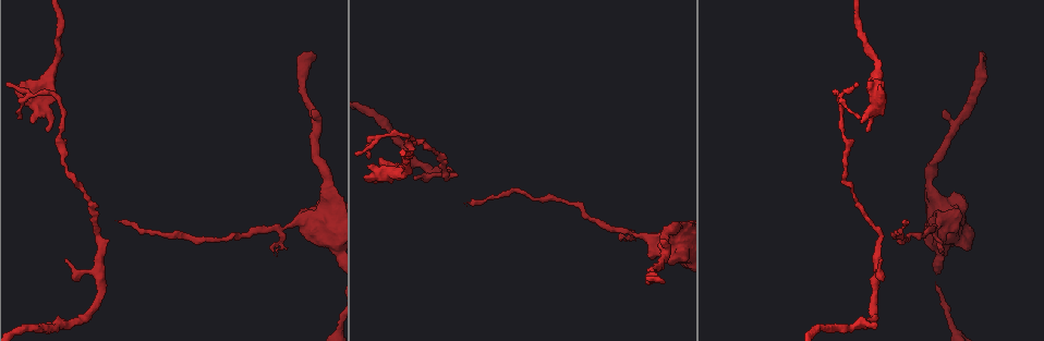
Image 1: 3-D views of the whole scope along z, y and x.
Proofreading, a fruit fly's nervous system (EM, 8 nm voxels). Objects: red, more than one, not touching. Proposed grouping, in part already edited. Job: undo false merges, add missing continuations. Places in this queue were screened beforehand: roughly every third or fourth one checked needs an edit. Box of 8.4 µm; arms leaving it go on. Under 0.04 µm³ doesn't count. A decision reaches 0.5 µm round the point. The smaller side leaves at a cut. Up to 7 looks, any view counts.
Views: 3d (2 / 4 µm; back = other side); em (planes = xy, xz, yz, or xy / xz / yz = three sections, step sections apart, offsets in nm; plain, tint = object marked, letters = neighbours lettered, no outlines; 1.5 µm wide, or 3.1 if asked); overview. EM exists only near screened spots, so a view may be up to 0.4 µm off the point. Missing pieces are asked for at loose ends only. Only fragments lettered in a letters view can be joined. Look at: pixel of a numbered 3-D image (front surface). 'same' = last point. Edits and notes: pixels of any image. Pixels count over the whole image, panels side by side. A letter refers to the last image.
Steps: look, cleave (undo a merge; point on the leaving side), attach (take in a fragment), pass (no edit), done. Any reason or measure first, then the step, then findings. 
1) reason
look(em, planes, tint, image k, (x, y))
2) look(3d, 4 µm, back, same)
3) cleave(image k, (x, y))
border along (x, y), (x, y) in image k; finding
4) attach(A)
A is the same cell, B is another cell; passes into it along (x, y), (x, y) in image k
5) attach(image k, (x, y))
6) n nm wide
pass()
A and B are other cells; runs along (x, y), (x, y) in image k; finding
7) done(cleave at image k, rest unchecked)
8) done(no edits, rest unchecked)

tapers out
look(em, planes, letters, image 1, (48, 321))

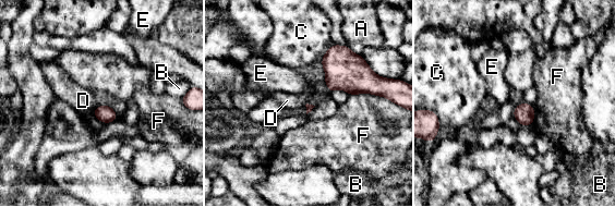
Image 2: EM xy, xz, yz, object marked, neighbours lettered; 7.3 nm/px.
pass()
A, B, C, D, E and F are other cells; border along (98, 105), (92, 113) in image 2; none of them fits

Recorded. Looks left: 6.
thin end
look(3d, 4 µm, image 1, (941, 251))

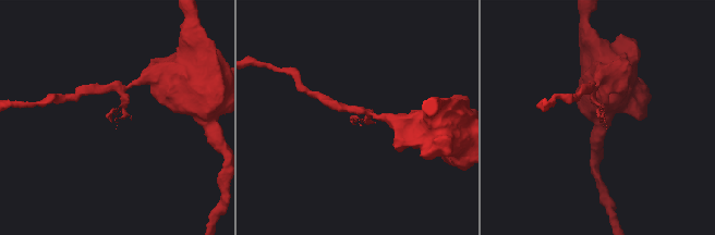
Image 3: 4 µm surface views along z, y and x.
now the EM
look(em, planes, plain, image 3, (352, 120))

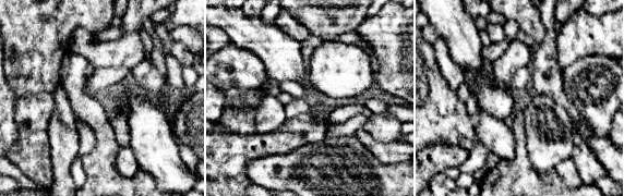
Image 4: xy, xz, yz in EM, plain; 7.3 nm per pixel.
look(em, planes, letters, same)

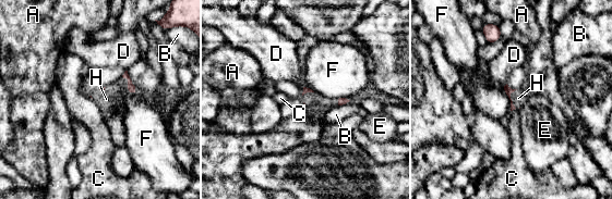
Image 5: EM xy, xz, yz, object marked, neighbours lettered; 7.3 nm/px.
attach(H)
H is the same cell, A, B, C, D, E and F are other cells; passes into it along (508, 90), (511, 99), (518, 98) in image 5; it goes on there

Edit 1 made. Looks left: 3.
an open end
look(3d, 4 µm, image 1, (315, 58))

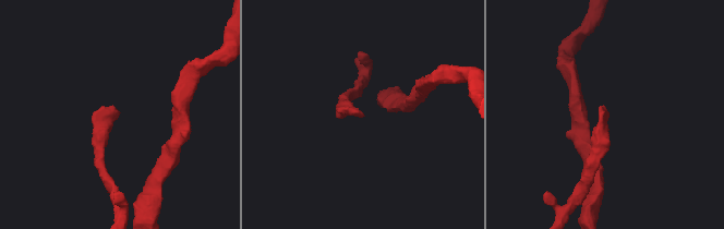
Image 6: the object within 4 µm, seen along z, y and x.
look(em, xz, step 8, letters, image 6, (361, 113))

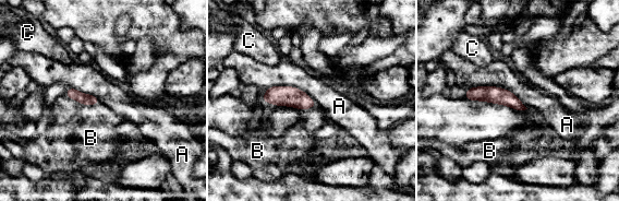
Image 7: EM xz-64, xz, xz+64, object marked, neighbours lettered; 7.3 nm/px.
attach(B)
B is the same cell, A and C are other cells; the cell continues

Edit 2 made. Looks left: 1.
done(attach at image 5, attach at image 7, rest unchecked)

